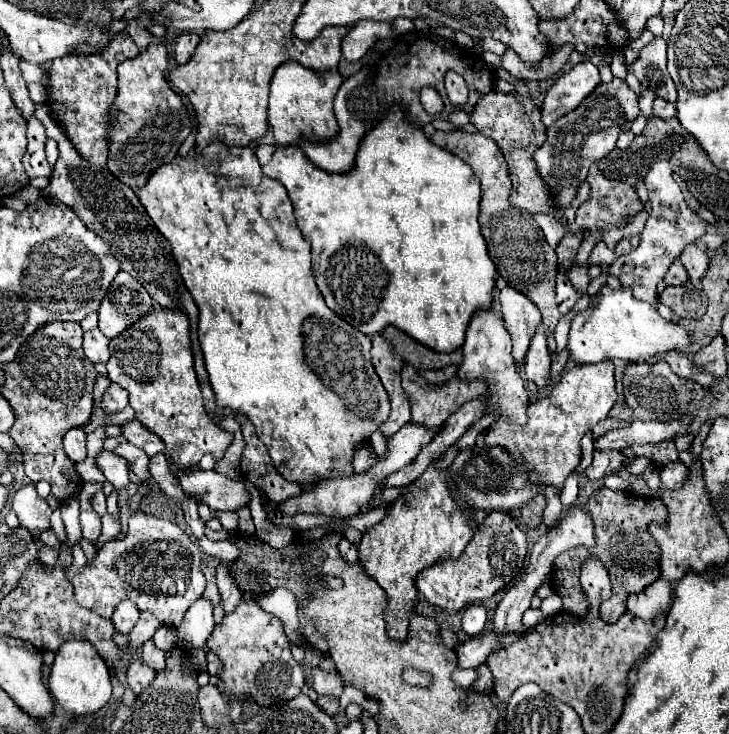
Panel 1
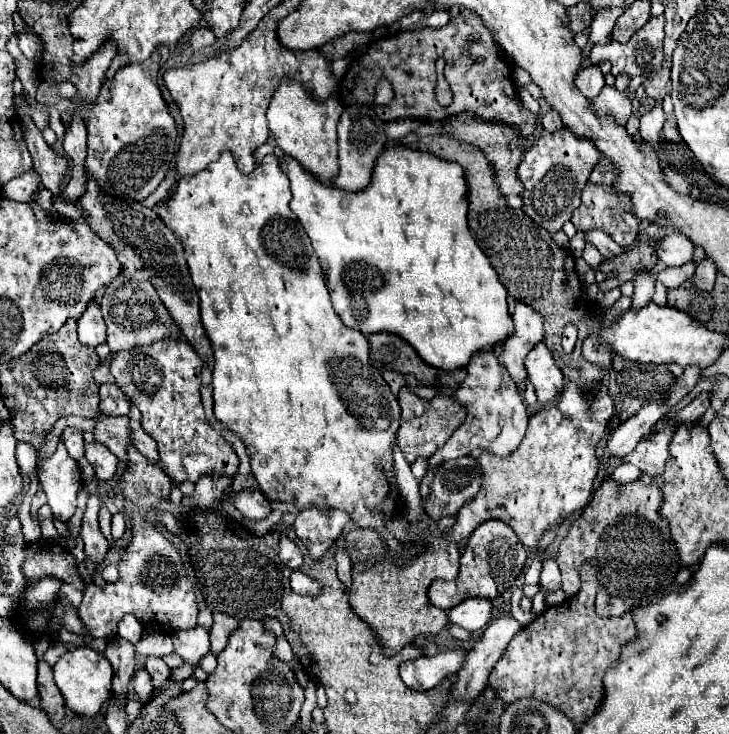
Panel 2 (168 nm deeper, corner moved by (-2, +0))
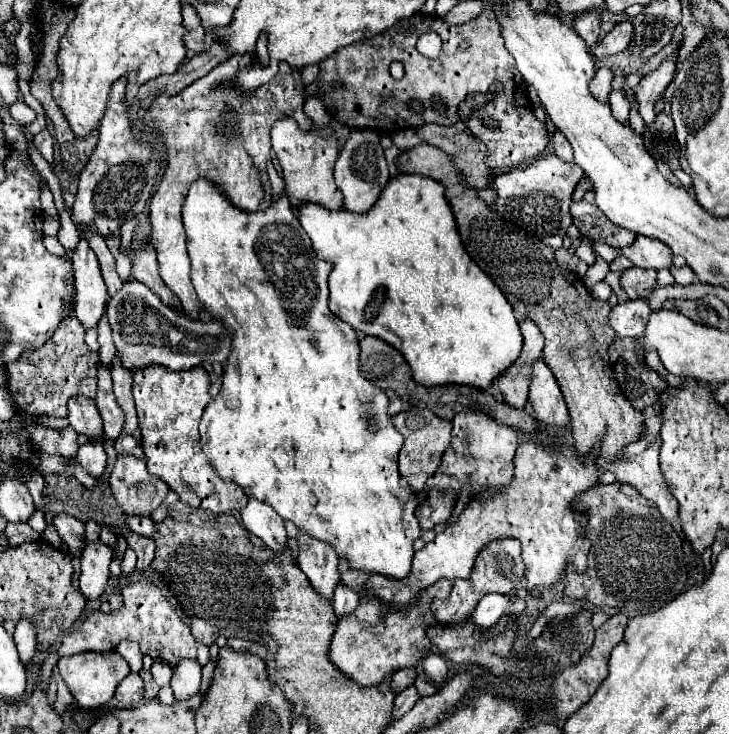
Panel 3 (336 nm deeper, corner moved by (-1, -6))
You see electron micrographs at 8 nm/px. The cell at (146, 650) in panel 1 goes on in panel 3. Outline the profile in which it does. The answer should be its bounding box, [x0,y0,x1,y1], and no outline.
[140,670,160,700]

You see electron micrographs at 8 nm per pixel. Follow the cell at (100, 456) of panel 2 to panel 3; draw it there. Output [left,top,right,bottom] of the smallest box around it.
[76,442,106,478]

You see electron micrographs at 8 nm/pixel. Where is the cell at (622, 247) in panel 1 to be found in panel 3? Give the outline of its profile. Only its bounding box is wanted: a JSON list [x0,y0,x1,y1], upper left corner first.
[620,266,656,300]

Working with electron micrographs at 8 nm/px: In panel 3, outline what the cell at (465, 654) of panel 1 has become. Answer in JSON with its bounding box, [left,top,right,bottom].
[394,684,422,718]

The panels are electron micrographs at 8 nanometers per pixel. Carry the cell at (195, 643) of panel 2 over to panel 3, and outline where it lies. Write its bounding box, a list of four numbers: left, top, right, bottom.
[172,658,202,700]

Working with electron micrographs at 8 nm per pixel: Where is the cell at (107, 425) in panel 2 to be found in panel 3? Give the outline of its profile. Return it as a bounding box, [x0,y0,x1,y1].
[68,396,104,440]

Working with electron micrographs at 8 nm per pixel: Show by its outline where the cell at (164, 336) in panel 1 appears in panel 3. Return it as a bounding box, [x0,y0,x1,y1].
[132,364,248,514]

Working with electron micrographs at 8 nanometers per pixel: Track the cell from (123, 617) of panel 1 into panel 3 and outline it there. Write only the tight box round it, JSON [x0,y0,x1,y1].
[116,640,142,672]

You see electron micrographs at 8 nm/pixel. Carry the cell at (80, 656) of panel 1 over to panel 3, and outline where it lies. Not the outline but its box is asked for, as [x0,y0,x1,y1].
[58,652,130,710]

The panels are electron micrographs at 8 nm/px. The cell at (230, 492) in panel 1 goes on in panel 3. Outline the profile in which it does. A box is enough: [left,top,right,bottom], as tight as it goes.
[242,498,286,554]

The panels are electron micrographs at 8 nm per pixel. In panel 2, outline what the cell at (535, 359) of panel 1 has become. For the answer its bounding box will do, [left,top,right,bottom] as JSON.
[525,342,565,406]

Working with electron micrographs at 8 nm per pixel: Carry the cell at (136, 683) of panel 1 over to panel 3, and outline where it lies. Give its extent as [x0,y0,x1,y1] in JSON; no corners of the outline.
[114,672,142,708]

